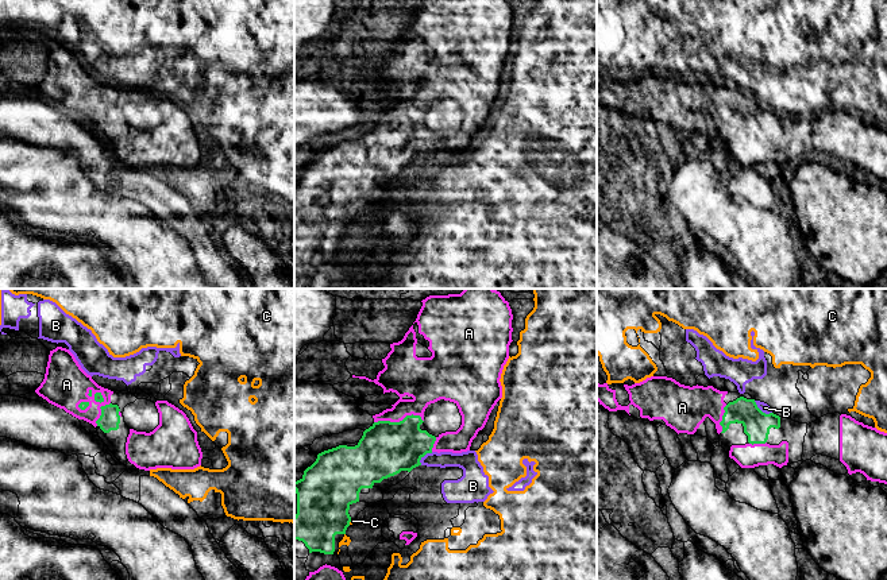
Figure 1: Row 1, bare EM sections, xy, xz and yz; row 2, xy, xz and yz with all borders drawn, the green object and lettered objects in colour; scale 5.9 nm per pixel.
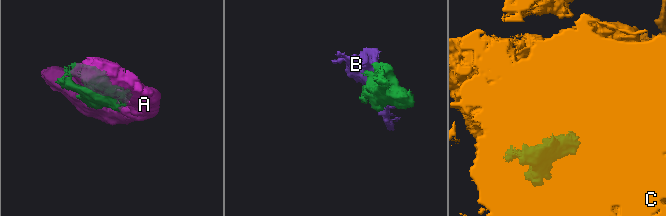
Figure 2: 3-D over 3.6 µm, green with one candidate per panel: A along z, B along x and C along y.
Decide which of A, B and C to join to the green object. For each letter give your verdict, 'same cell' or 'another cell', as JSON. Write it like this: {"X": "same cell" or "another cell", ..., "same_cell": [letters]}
{"A": "same cell", "B": "another cell", "C": "another cell", "same_cell": ["A"]}

